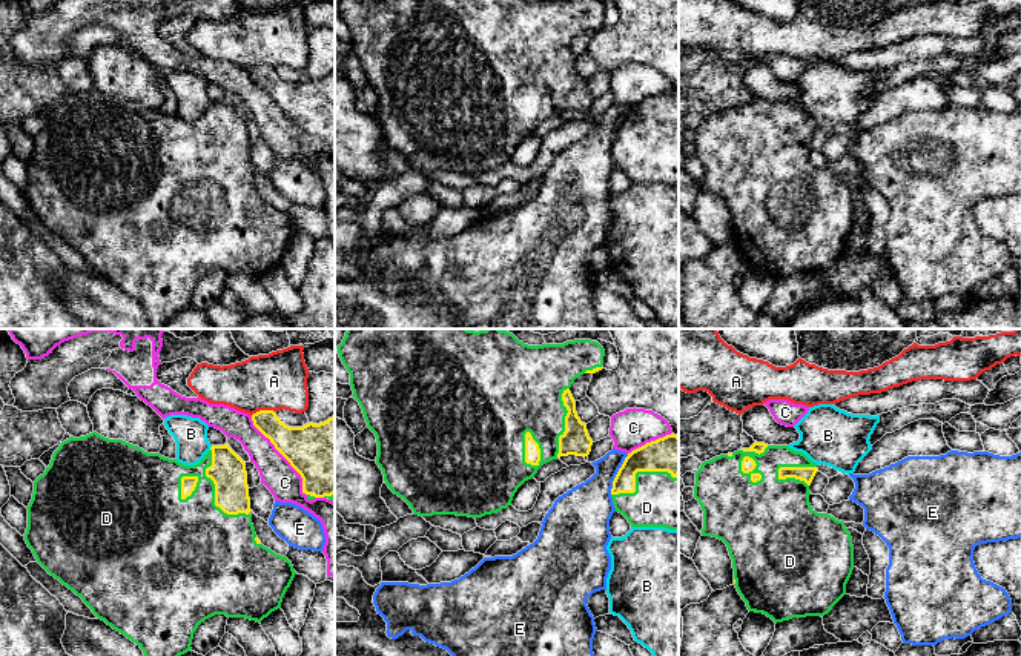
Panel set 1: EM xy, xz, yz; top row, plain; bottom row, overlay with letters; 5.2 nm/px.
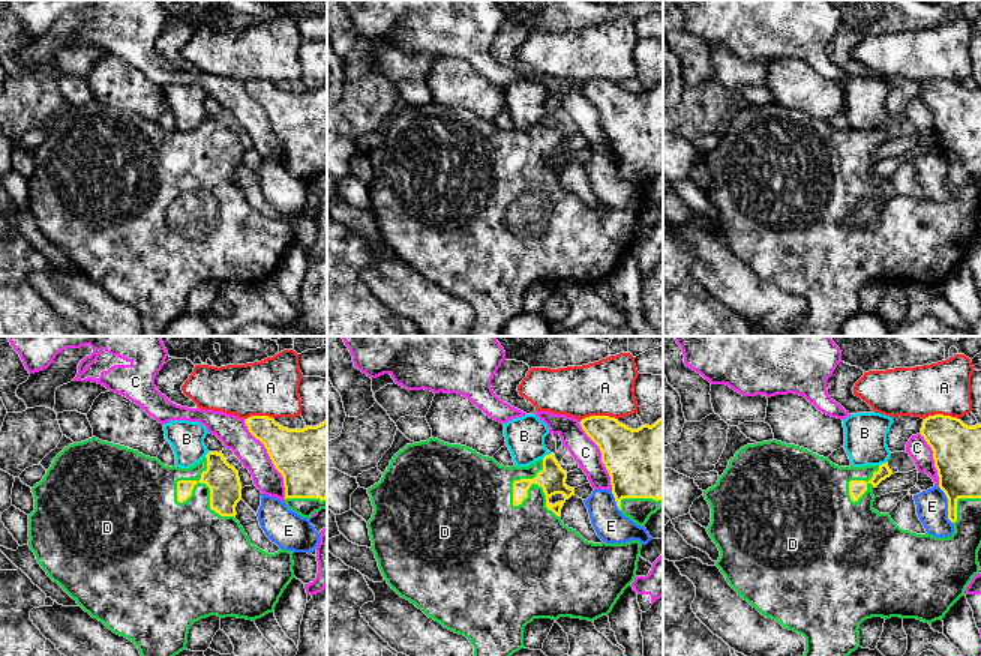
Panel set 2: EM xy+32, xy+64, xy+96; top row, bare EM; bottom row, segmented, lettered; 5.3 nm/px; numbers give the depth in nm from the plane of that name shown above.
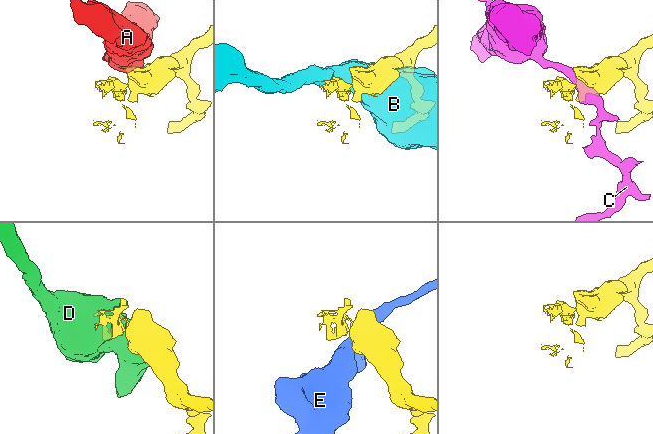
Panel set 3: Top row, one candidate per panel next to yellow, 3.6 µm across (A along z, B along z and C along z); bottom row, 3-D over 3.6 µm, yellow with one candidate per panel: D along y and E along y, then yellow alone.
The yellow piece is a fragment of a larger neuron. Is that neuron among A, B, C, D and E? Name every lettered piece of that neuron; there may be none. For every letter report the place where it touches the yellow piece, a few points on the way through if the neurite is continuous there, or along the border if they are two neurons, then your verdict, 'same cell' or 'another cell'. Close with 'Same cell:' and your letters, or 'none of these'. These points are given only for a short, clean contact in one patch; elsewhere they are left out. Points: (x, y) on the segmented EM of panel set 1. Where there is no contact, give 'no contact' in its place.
A: meets yellow in xy at (261, 410); another cell
B: meets yellow in xy at (211, 447); another cell
C: meets yellow in xy at (283, 455); another cell
D: meets yellow in xy at (215, 493); same cell
E: meets yellow in xz at (617, 473); another cell
Same cell: D

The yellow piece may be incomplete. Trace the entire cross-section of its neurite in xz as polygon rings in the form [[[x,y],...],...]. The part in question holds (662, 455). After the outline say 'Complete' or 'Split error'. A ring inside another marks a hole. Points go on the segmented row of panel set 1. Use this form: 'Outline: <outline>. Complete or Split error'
Outline: [[[666,435],[628,453],[611,498],[631,527],[679,530],[679,436]]]. Split error

